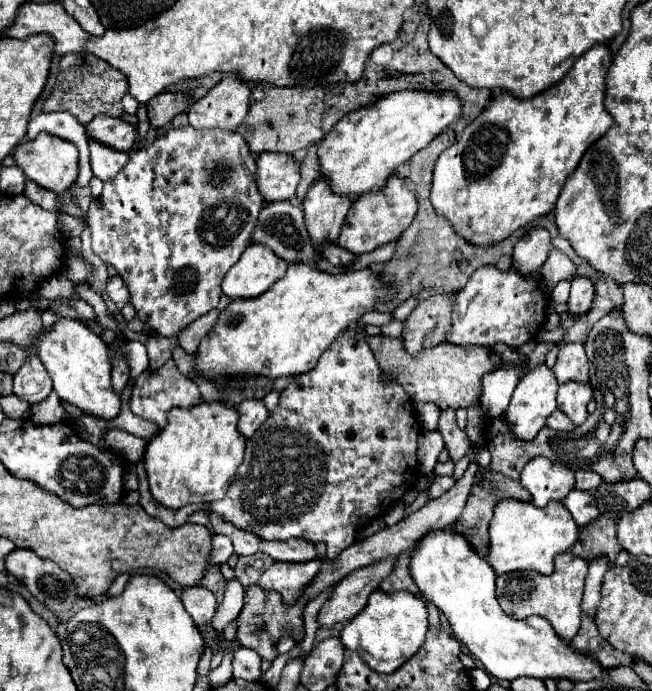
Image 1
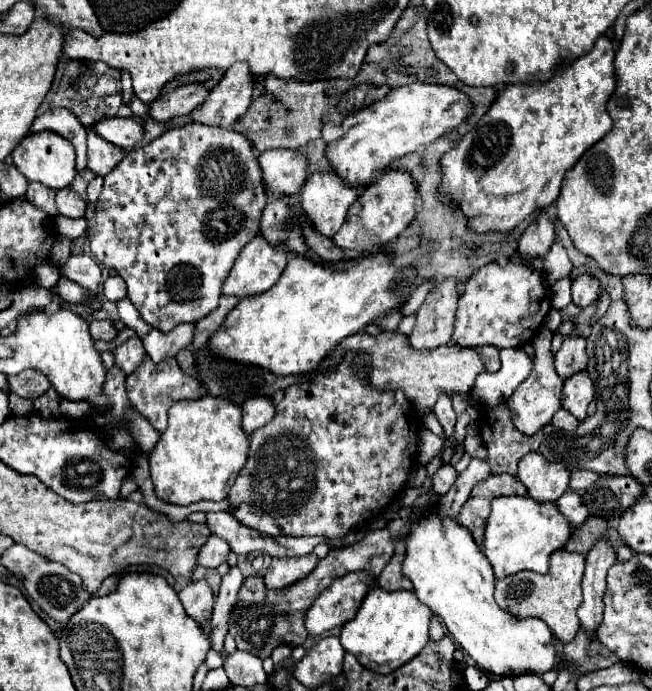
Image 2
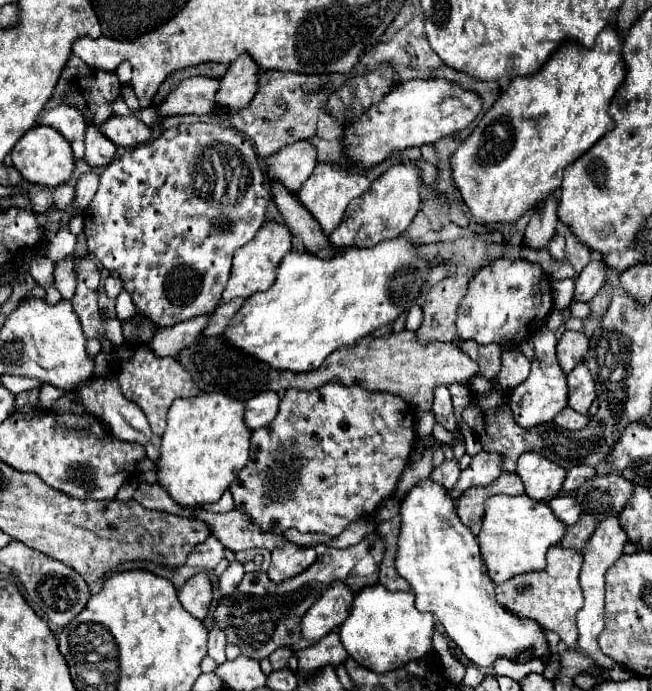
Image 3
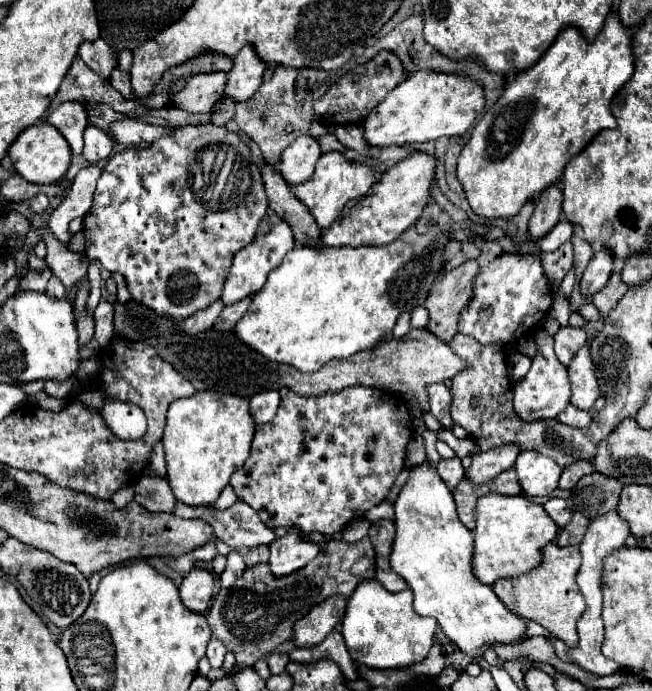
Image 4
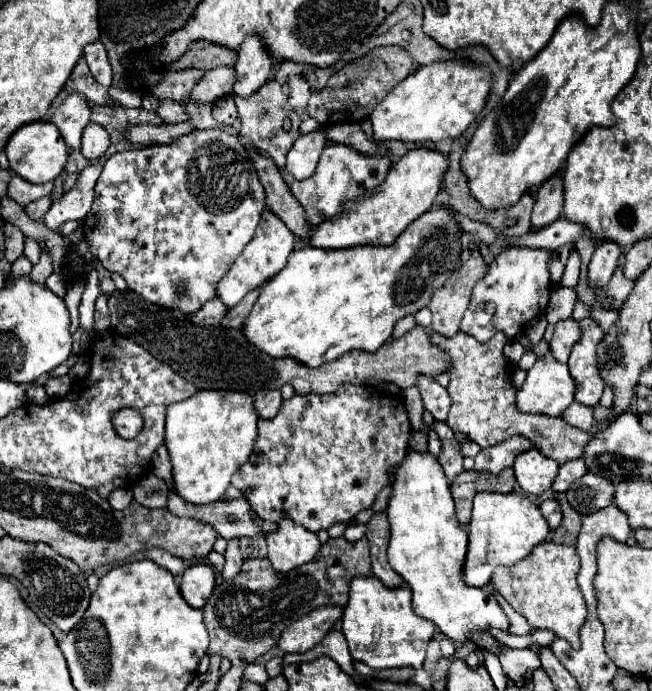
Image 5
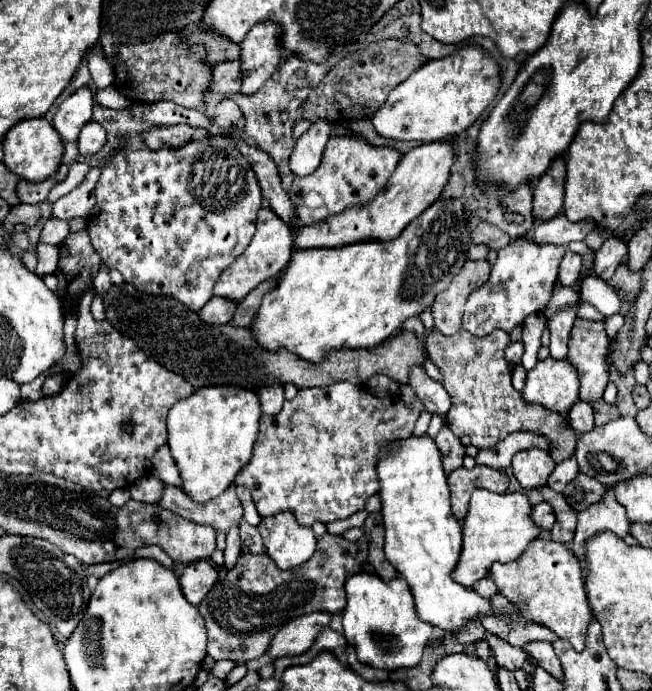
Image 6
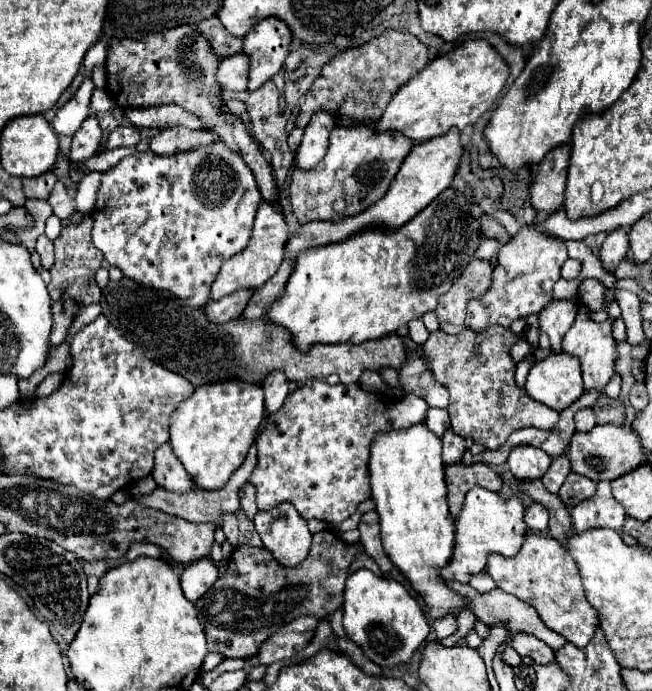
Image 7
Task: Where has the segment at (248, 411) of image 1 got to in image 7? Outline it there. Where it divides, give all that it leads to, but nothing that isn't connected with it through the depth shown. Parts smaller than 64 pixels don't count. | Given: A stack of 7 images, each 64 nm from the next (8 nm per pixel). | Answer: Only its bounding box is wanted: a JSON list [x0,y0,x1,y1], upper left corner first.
[264,372,290,414]

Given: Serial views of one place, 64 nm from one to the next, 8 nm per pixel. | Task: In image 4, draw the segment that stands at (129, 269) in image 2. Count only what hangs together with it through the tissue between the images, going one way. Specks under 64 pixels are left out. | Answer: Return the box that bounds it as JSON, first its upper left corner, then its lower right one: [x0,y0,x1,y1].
[82,124,268,320]

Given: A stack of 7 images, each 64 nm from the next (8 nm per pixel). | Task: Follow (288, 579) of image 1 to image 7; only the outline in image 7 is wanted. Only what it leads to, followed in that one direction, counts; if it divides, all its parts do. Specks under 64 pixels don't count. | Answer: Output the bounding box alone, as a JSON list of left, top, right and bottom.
[254,502,312,566]

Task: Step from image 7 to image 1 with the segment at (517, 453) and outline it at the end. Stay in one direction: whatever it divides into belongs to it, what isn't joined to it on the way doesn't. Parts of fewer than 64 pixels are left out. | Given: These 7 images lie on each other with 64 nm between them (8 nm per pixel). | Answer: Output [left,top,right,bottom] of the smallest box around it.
[520,458,574,506]

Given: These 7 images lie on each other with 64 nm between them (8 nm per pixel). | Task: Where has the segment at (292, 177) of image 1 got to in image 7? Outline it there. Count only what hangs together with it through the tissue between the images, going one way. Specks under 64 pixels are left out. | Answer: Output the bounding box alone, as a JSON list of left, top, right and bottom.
[296,110,334,170]

